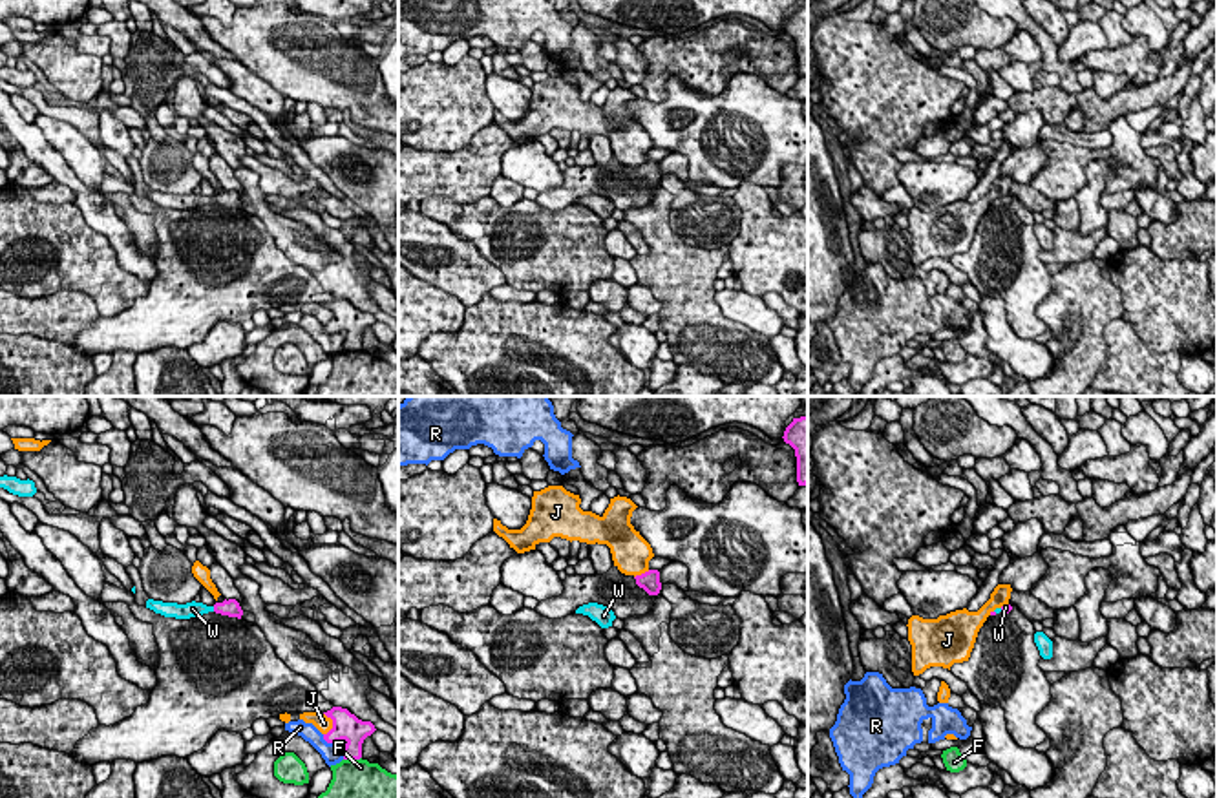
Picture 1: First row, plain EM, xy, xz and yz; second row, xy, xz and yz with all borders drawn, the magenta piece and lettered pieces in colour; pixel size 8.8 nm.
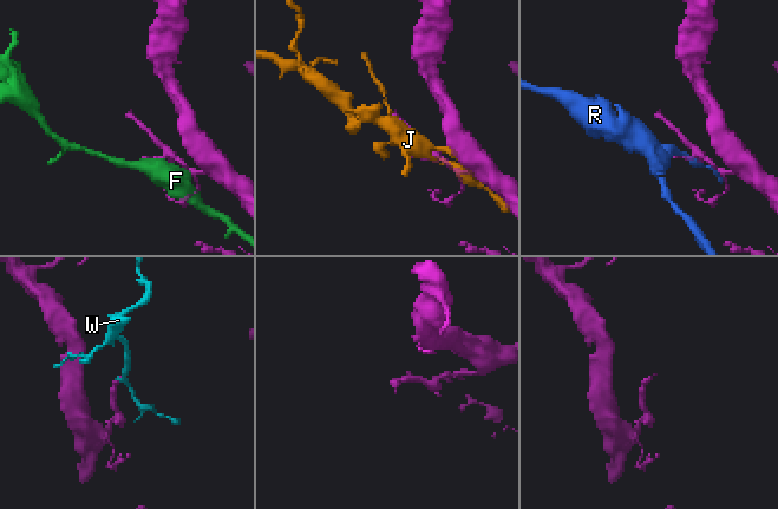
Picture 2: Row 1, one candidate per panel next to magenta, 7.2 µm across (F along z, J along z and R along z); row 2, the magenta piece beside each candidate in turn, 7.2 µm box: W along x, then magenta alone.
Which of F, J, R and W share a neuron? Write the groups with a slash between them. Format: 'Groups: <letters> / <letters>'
Groups: F / J / R / W

